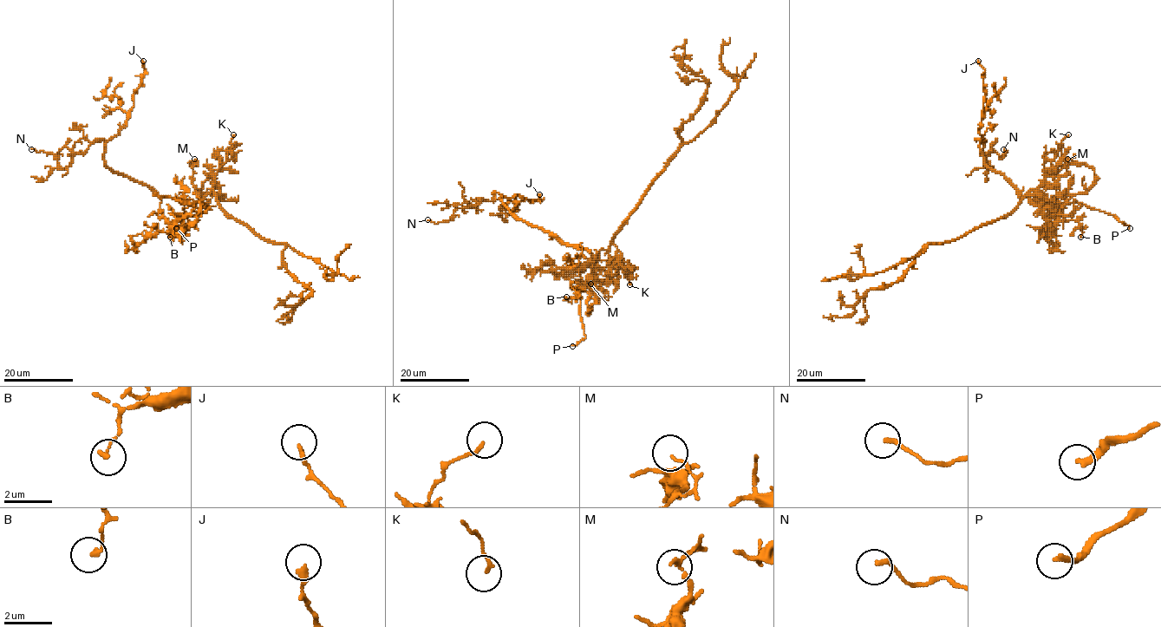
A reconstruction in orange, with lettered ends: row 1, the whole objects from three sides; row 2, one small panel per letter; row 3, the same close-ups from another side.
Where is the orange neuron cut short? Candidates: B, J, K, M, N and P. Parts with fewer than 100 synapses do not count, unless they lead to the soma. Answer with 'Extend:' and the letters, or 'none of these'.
Extend: P

